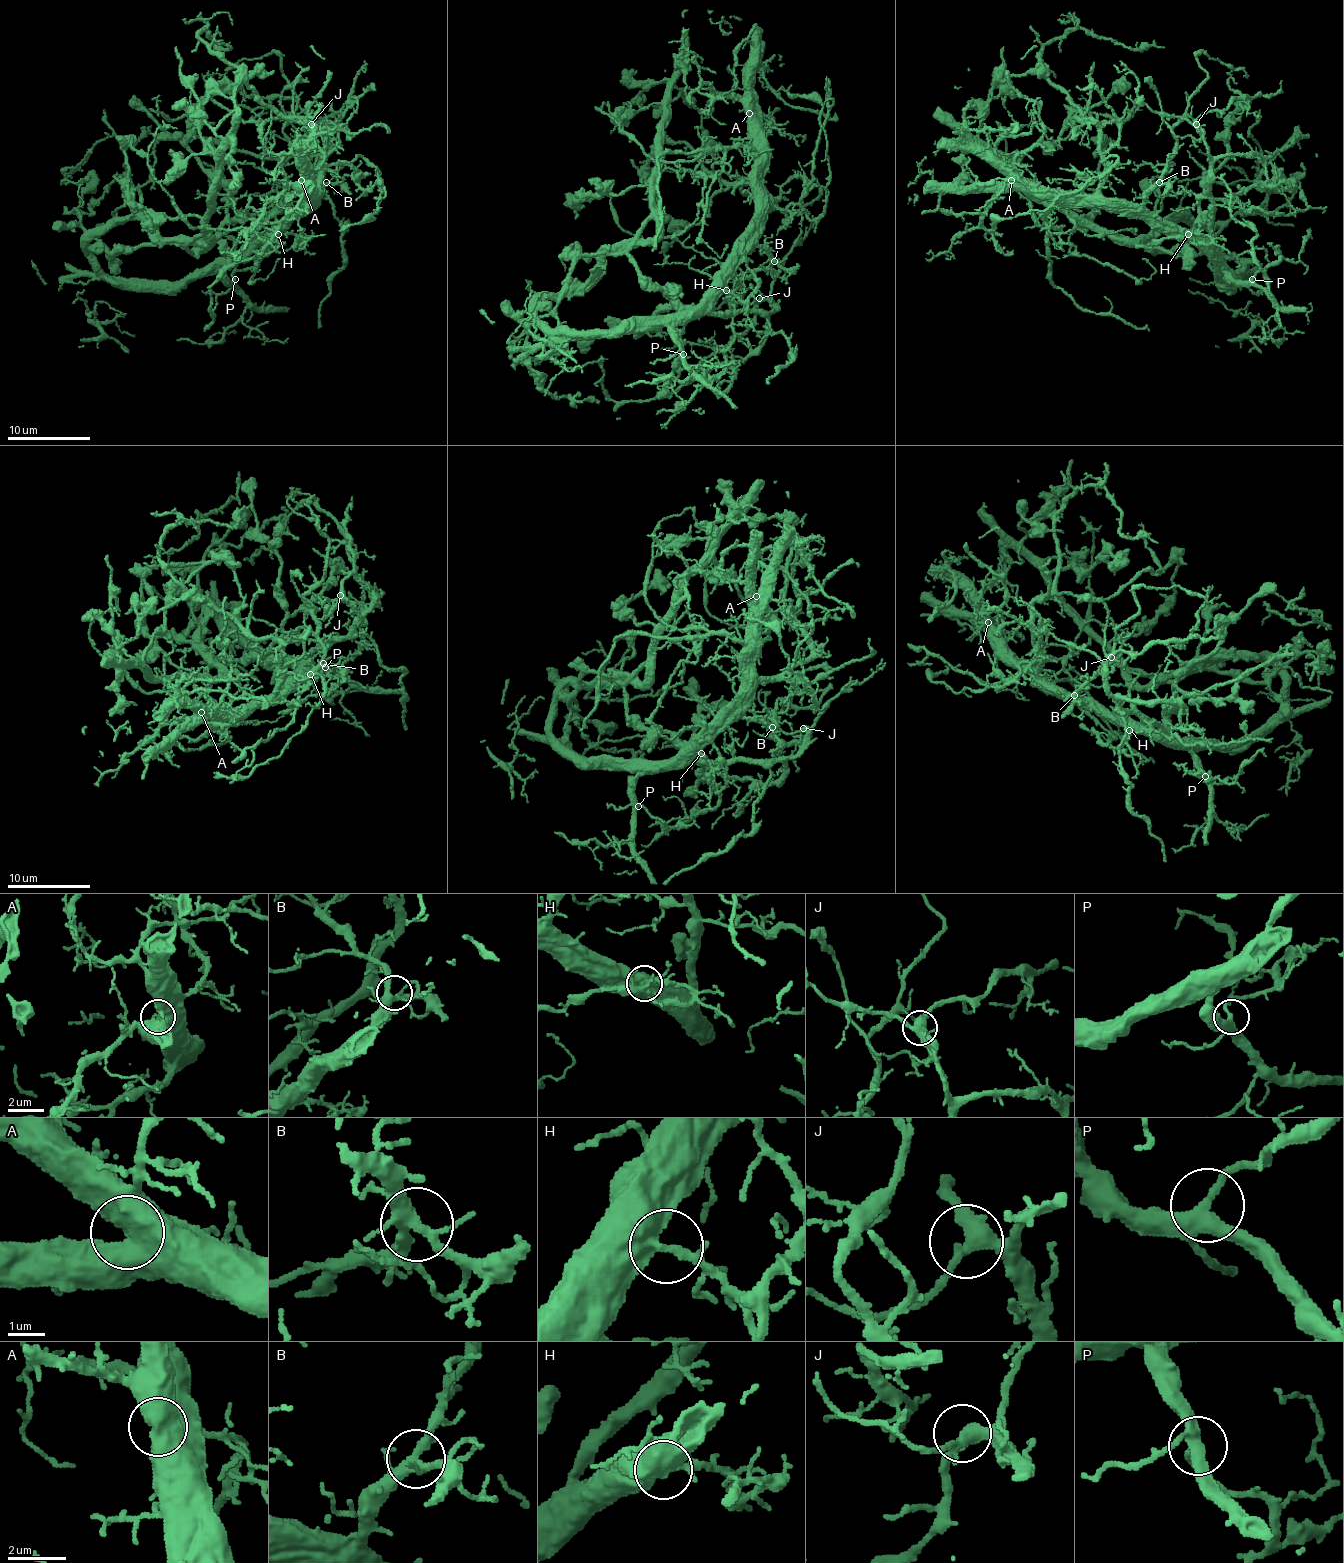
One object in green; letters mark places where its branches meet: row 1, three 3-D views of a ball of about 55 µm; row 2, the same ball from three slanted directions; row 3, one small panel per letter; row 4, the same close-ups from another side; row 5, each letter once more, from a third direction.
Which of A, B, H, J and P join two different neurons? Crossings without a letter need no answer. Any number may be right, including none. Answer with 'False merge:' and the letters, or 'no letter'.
False merge: no letter

